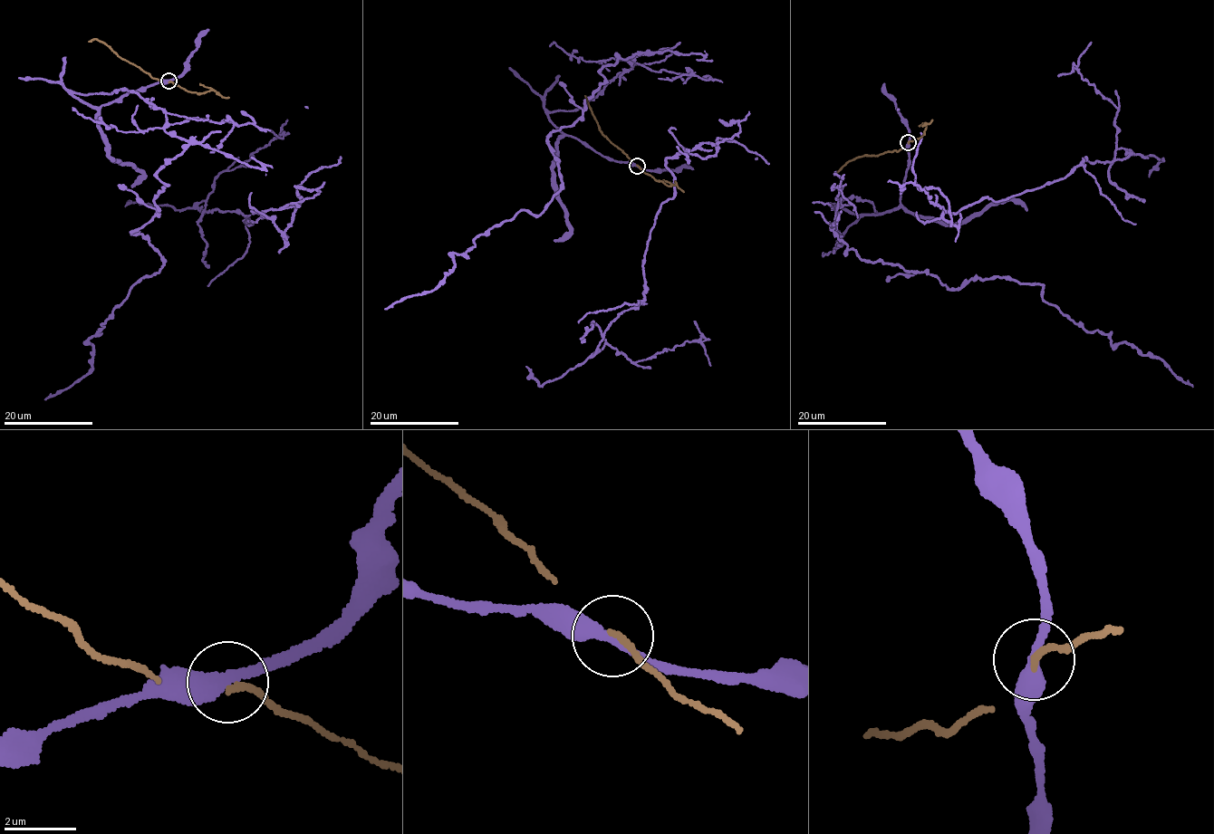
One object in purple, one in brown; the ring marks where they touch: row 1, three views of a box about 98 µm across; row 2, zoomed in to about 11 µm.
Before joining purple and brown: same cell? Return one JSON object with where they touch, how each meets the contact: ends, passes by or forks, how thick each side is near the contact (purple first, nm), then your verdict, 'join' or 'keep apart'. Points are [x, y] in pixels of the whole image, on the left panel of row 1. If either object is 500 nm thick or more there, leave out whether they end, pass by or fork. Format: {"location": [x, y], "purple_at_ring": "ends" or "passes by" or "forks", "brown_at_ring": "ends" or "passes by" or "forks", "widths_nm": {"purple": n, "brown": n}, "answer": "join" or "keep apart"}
{"location": [168, 81], "purple_at_ring": "passes by", "brown_at_ring": "ends", "widths_nm": {"purple": 360, "brown": 180}, "answer": "keep apart"}

